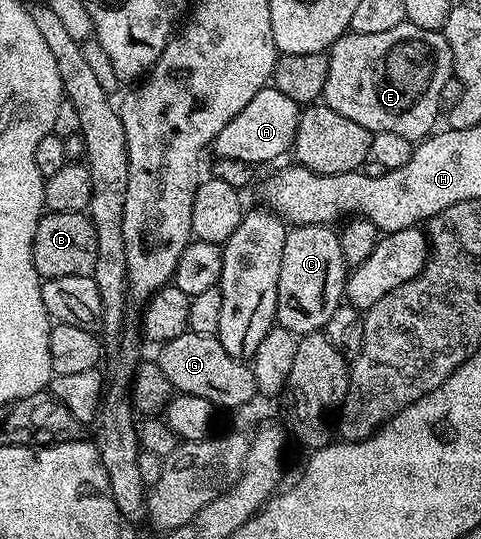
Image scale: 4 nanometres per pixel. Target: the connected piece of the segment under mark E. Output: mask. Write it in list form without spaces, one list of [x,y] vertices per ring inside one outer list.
[[[410,21],[399,23],[399,27],[391,27],[387,31],[378,31],[376,35],[346,31],[328,49],[327,56],[329,66],[323,101],[339,111],[339,115],[359,123],[359,127],[367,127],[372,134],[391,131],[391,135],[403,135],[403,139],[414,143],[430,136],[438,128],[437,116],[443,113],[443,89],[454,78],[455,50],[447,43],[444,32],[415,27]]]

